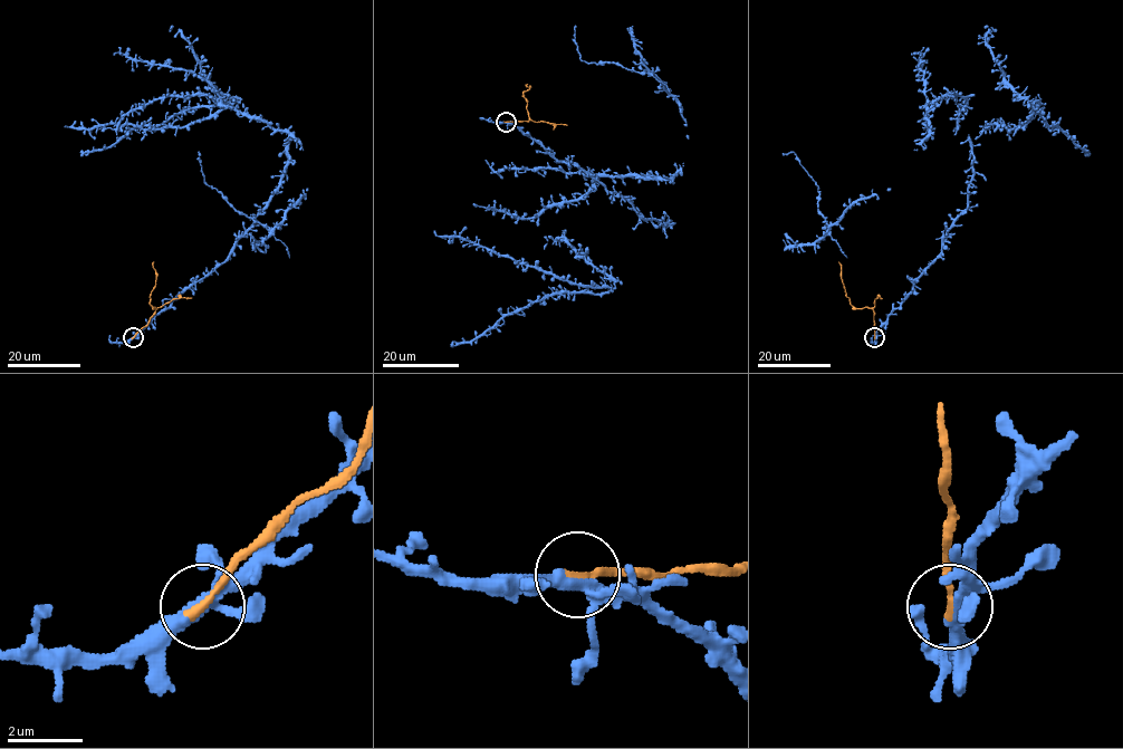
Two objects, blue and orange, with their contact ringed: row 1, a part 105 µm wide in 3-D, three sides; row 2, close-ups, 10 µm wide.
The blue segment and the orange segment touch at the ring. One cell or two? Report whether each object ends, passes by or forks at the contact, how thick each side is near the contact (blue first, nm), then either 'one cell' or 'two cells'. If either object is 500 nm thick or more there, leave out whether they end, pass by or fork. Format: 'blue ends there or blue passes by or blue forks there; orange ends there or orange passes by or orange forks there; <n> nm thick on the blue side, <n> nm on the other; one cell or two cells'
blue forks there; orange ends there; 320 nm thick on the blue side, 220 nm on the other; two cells

